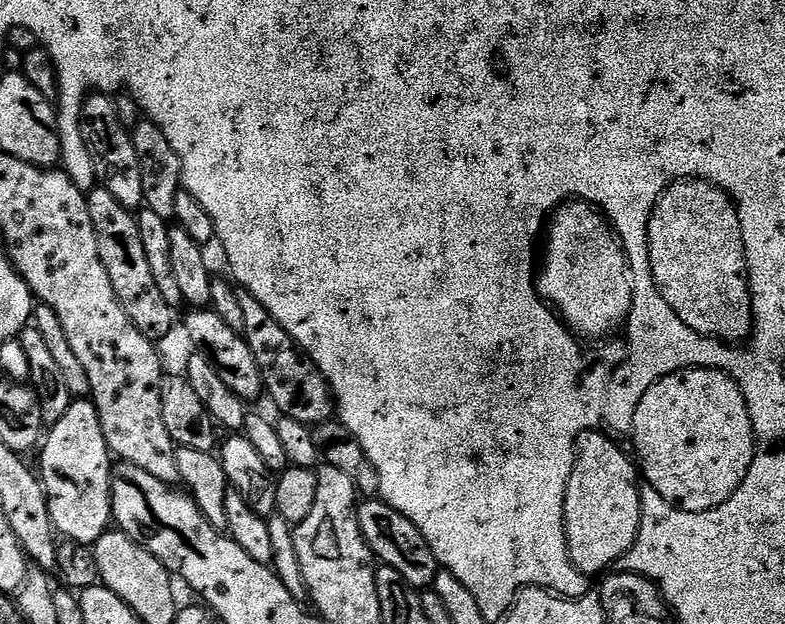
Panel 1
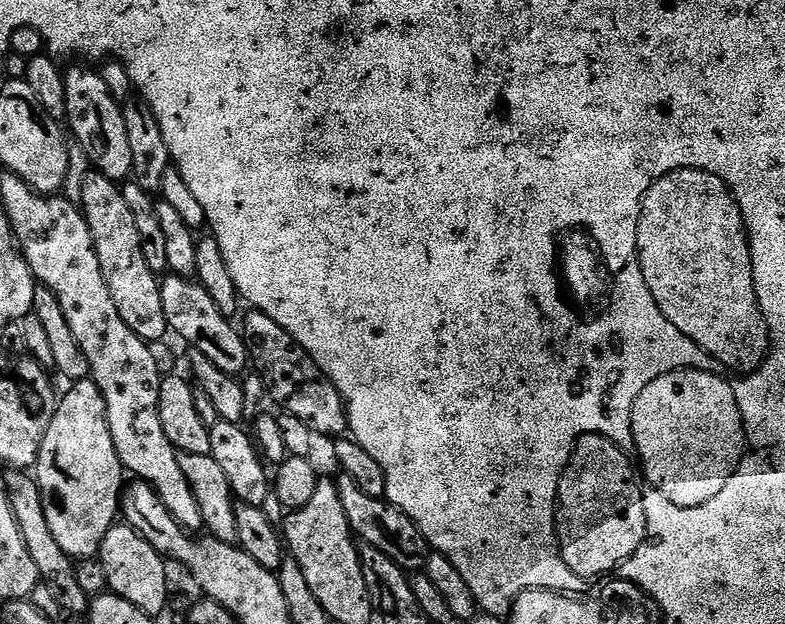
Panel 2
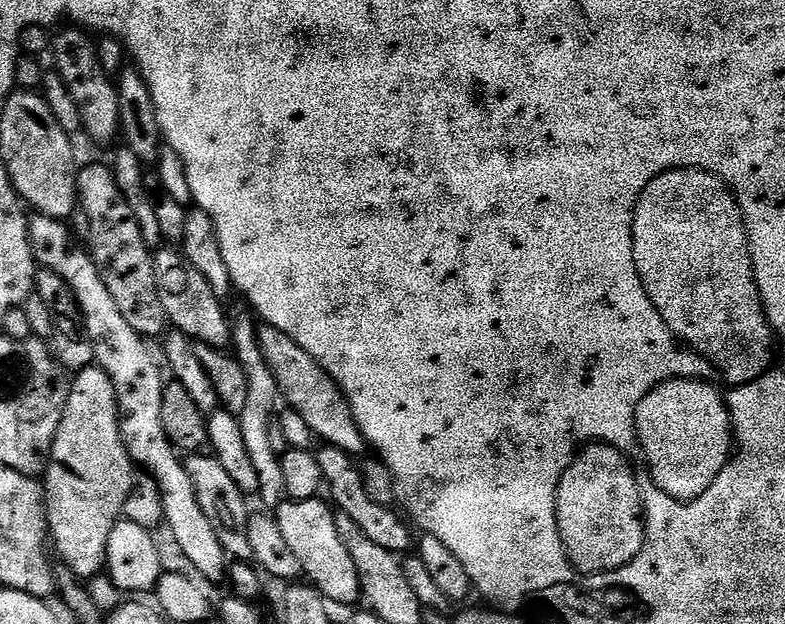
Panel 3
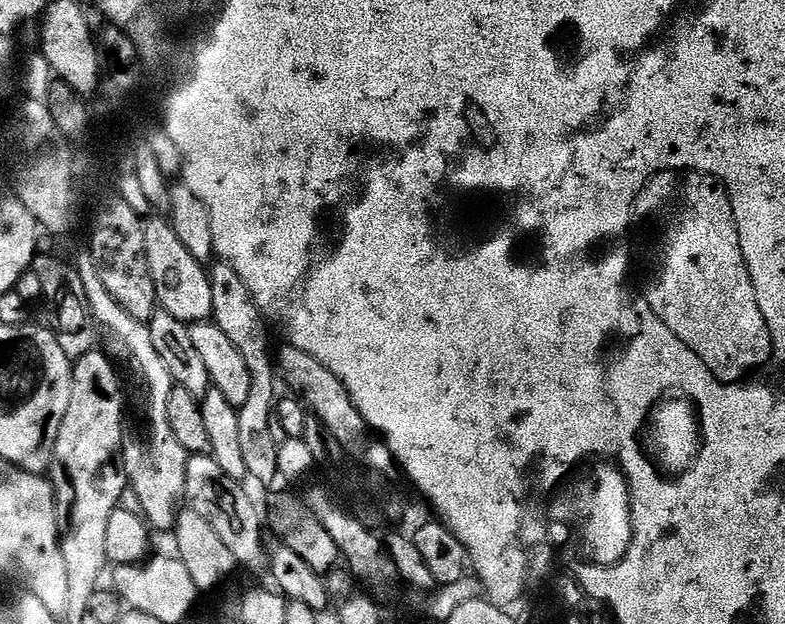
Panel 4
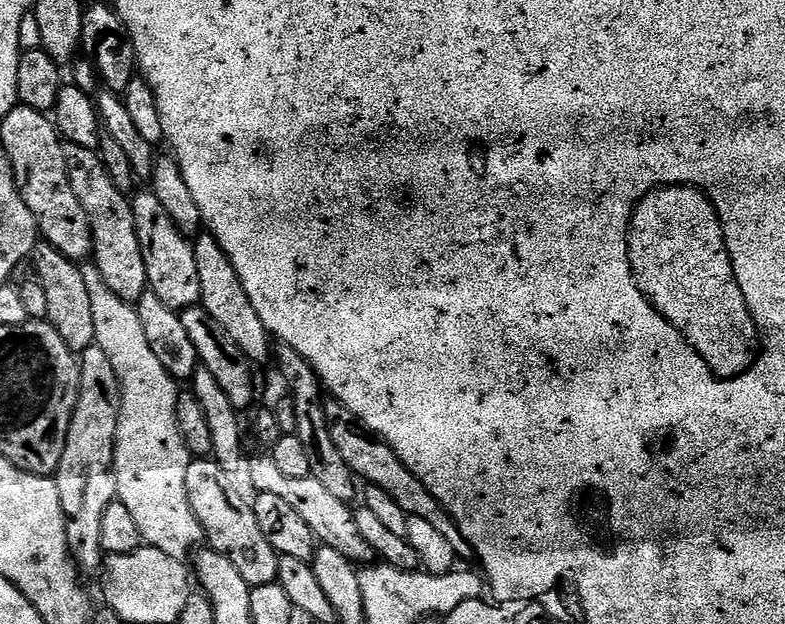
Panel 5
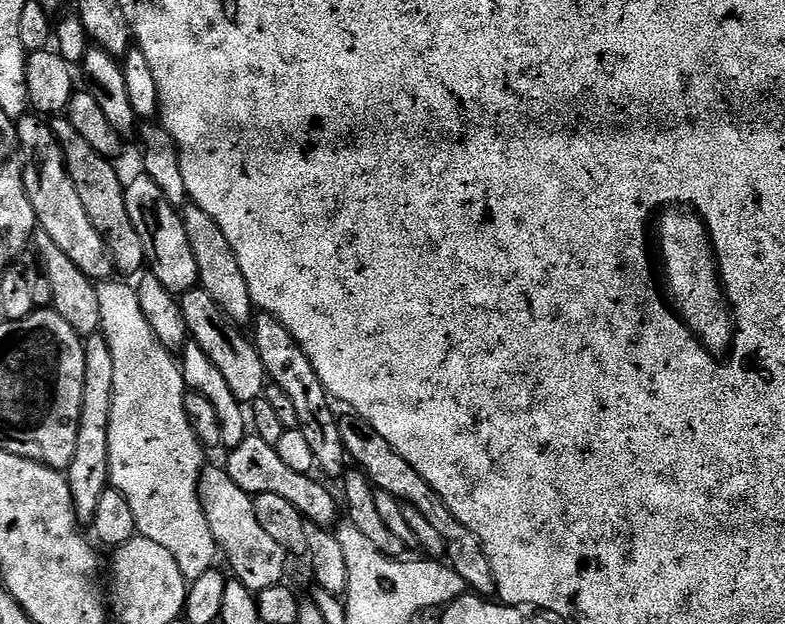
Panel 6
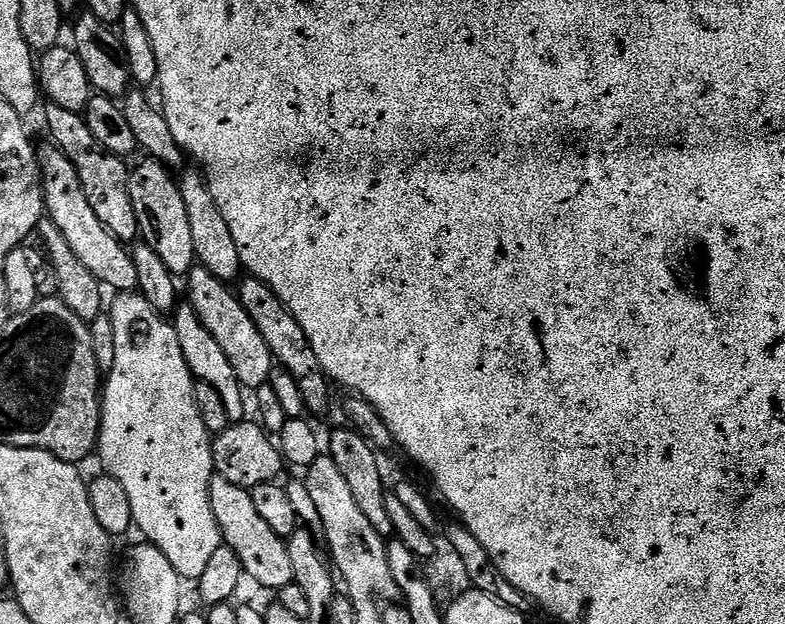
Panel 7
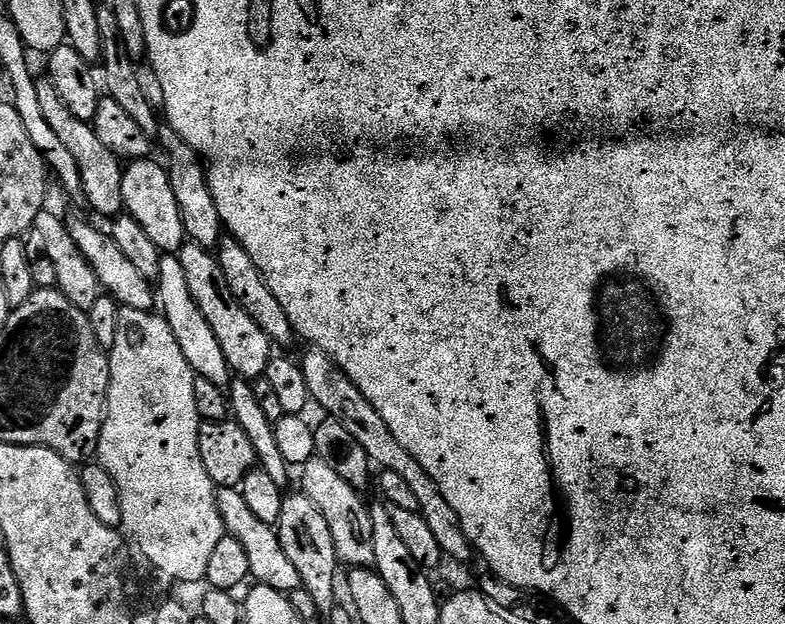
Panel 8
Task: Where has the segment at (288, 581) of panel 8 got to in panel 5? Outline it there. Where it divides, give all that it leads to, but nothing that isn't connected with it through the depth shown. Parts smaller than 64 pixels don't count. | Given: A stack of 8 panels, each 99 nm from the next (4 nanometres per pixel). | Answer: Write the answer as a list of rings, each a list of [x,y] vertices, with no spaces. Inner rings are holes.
[[[196,458],[186,472],[186,494],[190,498],[190,506],[204,527],[204,540],[211,551],[220,556],[230,558],[238,569],[238,574],[251,584],[253,588],[277,583],[278,562],[280,556],[266,542],[266,534],[258,526],[258,518],[254,518],[249,497],[240,493],[236,480],[229,469],[223,468],[215,458]]]

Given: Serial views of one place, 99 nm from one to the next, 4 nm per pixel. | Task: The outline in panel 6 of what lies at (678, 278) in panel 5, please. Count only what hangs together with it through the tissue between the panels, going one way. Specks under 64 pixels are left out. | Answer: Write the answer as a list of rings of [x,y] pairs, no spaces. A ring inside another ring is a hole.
[[[672,206],[659,213],[654,240],[660,243],[660,260],[664,263],[662,284],[675,311],[700,341],[707,341],[708,316],[727,317],[730,312],[728,297],[724,295],[724,286],[720,283],[720,265],[716,261],[716,250],[707,225],[695,211],[684,206]]]

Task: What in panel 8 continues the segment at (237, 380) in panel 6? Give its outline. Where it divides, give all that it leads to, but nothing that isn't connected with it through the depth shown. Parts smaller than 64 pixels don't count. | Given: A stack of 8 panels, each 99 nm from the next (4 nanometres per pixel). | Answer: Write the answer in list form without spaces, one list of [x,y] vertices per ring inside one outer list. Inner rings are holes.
[[[188,242],[180,249],[178,255],[182,262],[182,270],[186,270],[186,280],[190,282],[194,302],[198,302],[214,334],[218,334],[218,342],[222,342],[222,354],[226,354],[228,367],[237,377],[249,382],[256,382],[256,379],[259,381],[274,354],[274,342],[251,314],[237,302],[236,297],[225,290],[226,278],[217,253],[201,244]]]

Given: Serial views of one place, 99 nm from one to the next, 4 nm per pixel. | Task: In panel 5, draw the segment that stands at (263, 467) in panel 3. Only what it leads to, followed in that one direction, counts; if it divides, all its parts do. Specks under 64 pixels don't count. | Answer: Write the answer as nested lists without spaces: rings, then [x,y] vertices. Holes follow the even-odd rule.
[[[197,235],[194,247],[198,258],[199,277],[202,278],[200,304],[220,323],[222,330],[226,330],[226,334],[230,334],[230,338],[234,338],[234,342],[238,342],[238,346],[242,346],[242,350],[253,365],[260,366],[260,363],[267,356],[269,359],[270,356],[270,348],[268,352],[270,334],[266,330],[266,326],[262,326],[262,318],[258,318],[258,310],[254,308],[254,302],[248,297],[238,270],[234,268],[215,236]]]

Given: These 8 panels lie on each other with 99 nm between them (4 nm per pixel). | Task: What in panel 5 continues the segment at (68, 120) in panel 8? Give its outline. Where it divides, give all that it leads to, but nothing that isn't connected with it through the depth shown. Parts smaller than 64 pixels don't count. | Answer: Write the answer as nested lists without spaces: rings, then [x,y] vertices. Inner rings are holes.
[[[64,144],[70,186],[74,186],[74,194],[78,194],[78,202],[82,202],[82,210],[86,210],[90,222],[96,269],[124,300],[136,302],[149,291],[146,258],[142,254],[142,242],[138,242],[131,199],[124,197],[123,190],[112,181],[107,166],[100,161],[100,154],[77,144]]]

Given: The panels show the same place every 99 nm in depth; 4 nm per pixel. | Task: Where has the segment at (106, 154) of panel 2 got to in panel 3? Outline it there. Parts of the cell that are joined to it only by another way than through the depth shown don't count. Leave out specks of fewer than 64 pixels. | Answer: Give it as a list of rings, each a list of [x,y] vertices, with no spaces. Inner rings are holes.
[[[68,26],[51,39],[50,56],[54,58],[54,71],[66,83],[70,98],[78,107],[83,131],[98,142],[108,142],[119,133],[120,115],[118,114],[117,94],[111,77],[106,76],[102,64],[90,39],[81,29]]]

